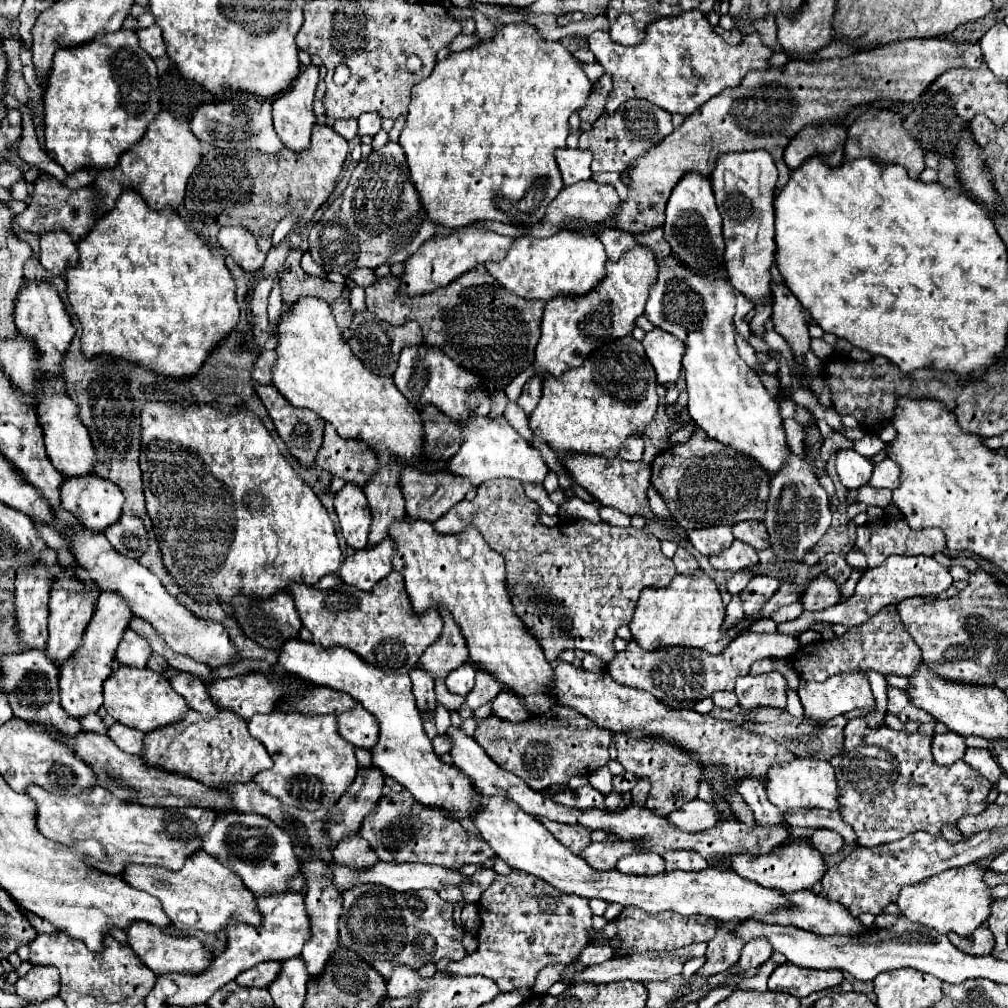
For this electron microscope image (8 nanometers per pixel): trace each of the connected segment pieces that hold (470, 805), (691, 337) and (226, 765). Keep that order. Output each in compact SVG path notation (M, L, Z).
M291 639L281 647L279 665L309 683L349 693L371 715L375 715L379 721L379 741L371 749L373 765L379 767L387 777L401 783L415 797L415 801L425 807L437 807L445 811L445 815L453 821L469 819L483 809L471 779L455 765L445 765L433 753L431 741L423 731L423 719L415 707L411 679L407 675L381 673L345 647L323 649L321 645L305 643L301 639Z
M675 257L659 263L659 279L651 289L645 315L653 325L677 335L687 345L683 359L689 417L707 433L709 439L725 443L753 457L763 471L773 477L789 461L779 403L767 393L759 375L739 357L735 345L735 295L729 281L709 279L689 273Z
M191 709L185 715L185 721L147 733L143 745L145 765L193 777L195 781L201 781L215 789L235 783L249 783L259 771L273 767L273 759L269 753L265 753L265 747L249 735L247 723L227 709L221 709L213 721L201 717L201 713L195 713Z

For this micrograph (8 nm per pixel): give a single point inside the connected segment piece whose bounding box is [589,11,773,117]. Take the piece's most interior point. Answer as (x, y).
(682, 63)

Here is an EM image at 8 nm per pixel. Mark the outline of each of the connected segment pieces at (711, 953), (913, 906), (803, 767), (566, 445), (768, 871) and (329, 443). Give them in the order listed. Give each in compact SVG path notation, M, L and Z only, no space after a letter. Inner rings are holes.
M717 925L717 933L713 941L707 945L707 963L697 971L703 977L717 975L737 963L737 957L743 949L743 941L739 937L733 937L733 931L737 925Z
M971 863L961 869L933 875L921 885L909 885L901 889L895 905L899 907L899 913L913 923L921 923L943 935L953 931L959 937L969 937L989 917L991 897L989 887L983 883L983 873L985 869Z
M797 757L793 763L787 765L775 765L775 769L769 771L769 781L767 781L767 793L769 801L781 811L803 811L803 809L829 809L829 811L839 811L837 803L837 781L835 781L835 771L829 765L829 761L815 759L815 757Z
M627 335L591 353L591 357L585 359L583 367L571 369L563 373L559 379L547 377L543 381L543 397L537 409L529 417L529 427L535 435L543 437L551 445L551 449L555 449L559 455L585 453L585 455L601 455L611 459L611 457L617 457L627 437L635 433L643 433L647 429L647 425L651 423L657 411L657 405L659 403L657 403L655 369L649 363L643 345L635 341L633 335Z
M791 839L789 843L777 847L771 855L761 855L757 859L745 857L745 855L731 857L729 861L721 861L719 869L733 869L735 873L739 873L741 877L745 877L749 881L779 889L783 893L811 889L811 885L821 881L821 877L827 871L821 853L817 853L817 849L813 849L813 845L809 841L803 841L803 839Z
M325 425L325 439L321 453L317 455L317 467L343 479L345 483L355 483L363 487L375 473L379 473L375 453L353 445L353 441L341 441L333 425Z

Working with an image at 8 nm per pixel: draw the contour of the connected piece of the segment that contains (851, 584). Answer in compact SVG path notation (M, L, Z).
M853 571L853 573L851 573L851 577L847 579L847 583L843 583L843 585L841 585L841 599L839 599L839 601L845 601L847 597L851 597L851 595L853 595L853 589L855 589L855 585L857 585L859 577L861 577L861 573L859 573L859 571Z

